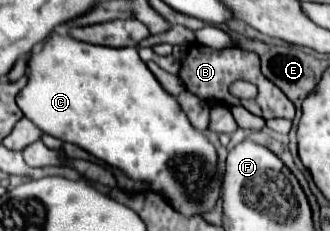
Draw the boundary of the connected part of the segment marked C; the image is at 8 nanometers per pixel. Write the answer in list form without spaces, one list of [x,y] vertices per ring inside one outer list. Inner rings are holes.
[[[54,31],[42,43],[42,49],[38,47],[28,55],[28,83],[18,93],[16,103],[44,133],[86,149],[100,161],[122,169],[132,179],[150,183],[150,189],[158,189],[182,215],[206,213],[220,197],[220,171],[216,171],[214,145],[190,125],[176,97],[162,89],[134,47],[106,49],[74,41]]]

